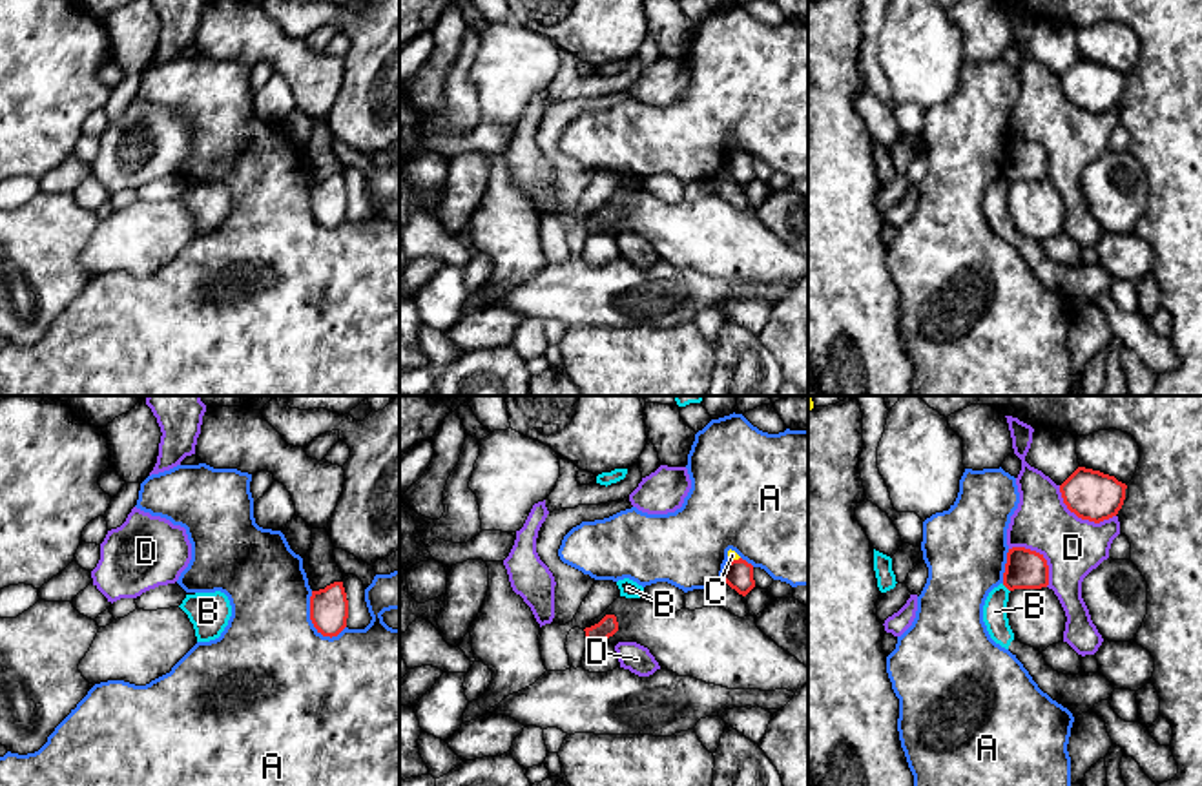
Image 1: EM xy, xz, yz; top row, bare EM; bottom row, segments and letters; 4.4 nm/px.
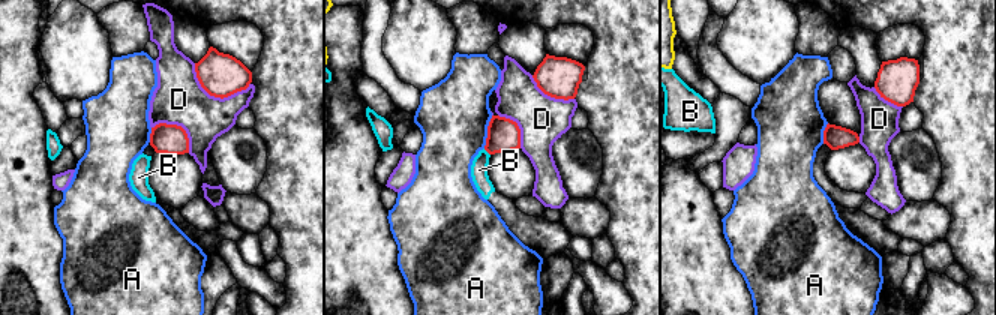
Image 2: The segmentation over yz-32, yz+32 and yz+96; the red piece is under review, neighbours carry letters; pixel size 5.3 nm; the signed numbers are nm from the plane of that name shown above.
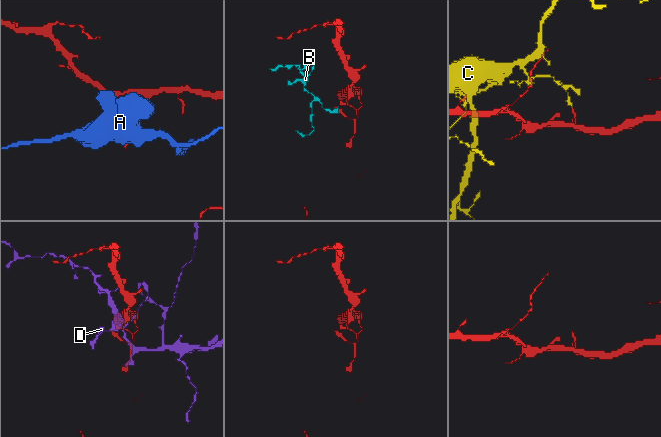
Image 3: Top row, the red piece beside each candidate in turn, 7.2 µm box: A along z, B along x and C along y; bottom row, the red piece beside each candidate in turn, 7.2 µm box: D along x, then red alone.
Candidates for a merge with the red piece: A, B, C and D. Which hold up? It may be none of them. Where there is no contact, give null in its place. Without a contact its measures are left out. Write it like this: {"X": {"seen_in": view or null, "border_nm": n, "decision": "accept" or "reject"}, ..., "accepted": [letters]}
{"A": {"seen_in": "xy", "border_nm": 240, "decision": "reject"}, "B": {"seen_in": "yz", "border_nm": 50, "decision": "reject"}, "C": {"seen_in": "xz", "border_nm": 60, "decision": "reject"}, "D": {"seen_in": "yz", "border_nm": 300, "decision": "reject"}, "accepted": []}

